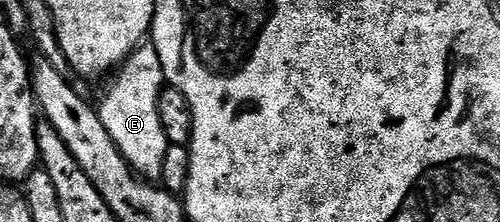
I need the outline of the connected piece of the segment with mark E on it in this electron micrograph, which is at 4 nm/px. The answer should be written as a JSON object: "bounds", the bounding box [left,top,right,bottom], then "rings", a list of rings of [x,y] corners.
{"bounds":[97,46,168,181],"rings":[[[139,46],[130,53],[126,63],[117,69],[114,81],[106,92],[102,104],[97,105],[100,118],[112,134],[112,142],[124,154],[131,168],[139,176],[151,181],[161,181],[164,154],[168,147],[164,126],[160,126],[160,94],[166,84],[166,75],[160,66],[160,54],[153,46]]]}

